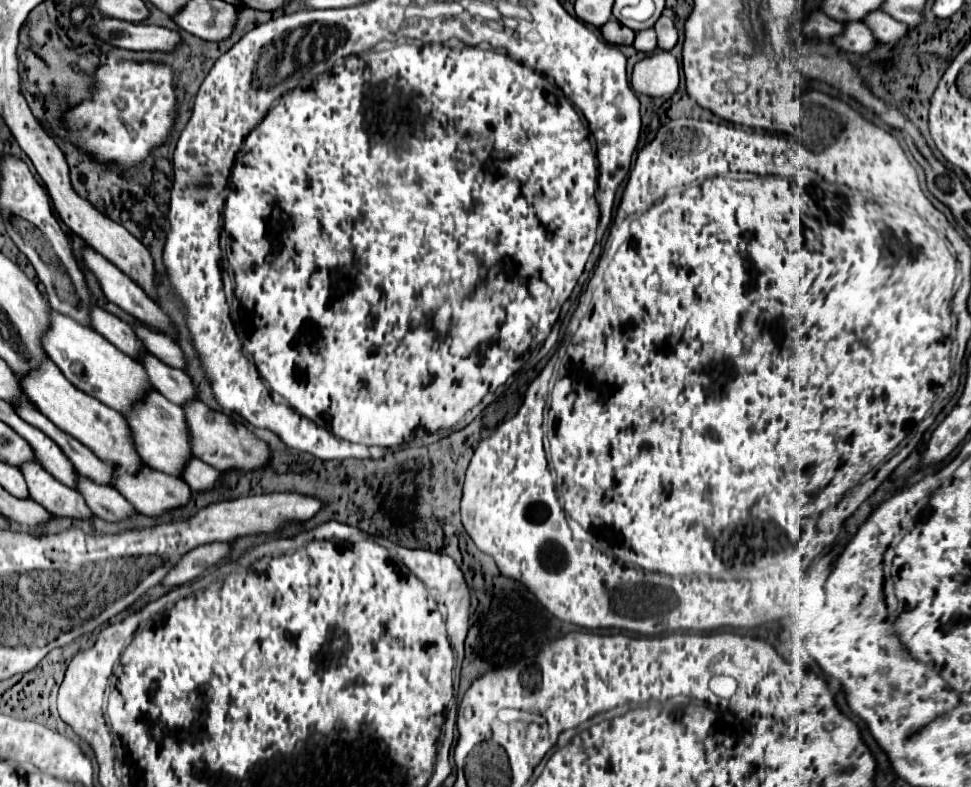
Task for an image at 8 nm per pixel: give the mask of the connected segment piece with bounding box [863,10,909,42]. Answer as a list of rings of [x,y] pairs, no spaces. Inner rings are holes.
[[[879,10],[873,12],[873,16],[869,16],[869,20],[863,20],[863,24],[869,26],[873,36],[877,36],[877,40],[881,40],[881,42],[895,42],[895,40],[903,38],[909,30],[907,24],[901,24]]]

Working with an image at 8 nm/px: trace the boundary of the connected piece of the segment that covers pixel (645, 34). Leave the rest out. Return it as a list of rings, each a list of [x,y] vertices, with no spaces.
[[[649,28],[649,30],[637,32],[633,46],[635,46],[637,50],[641,50],[641,52],[647,52],[647,54],[653,52],[653,50],[657,50],[657,34],[655,34],[655,30]]]

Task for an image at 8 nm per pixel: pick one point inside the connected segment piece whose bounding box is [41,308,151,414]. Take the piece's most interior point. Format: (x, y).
(88, 360)

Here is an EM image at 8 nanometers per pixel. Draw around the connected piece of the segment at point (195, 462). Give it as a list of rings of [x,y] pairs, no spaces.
[[[187,458],[181,468],[181,480],[185,480],[193,490],[209,490],[219,478],[219,470],[201,462],[199,458]]]

